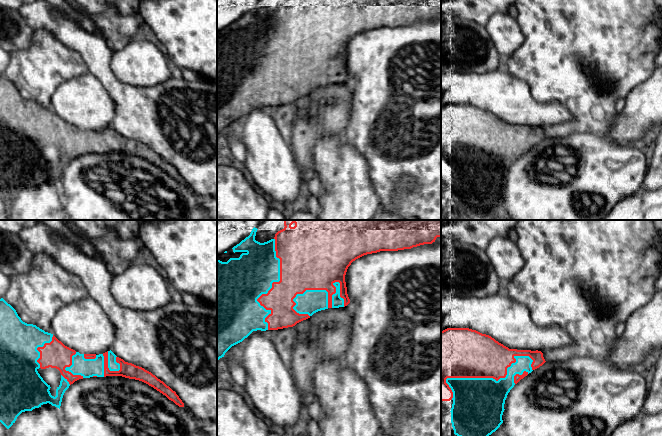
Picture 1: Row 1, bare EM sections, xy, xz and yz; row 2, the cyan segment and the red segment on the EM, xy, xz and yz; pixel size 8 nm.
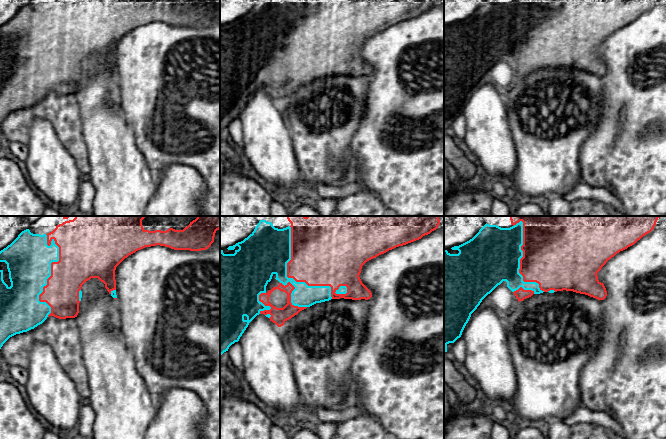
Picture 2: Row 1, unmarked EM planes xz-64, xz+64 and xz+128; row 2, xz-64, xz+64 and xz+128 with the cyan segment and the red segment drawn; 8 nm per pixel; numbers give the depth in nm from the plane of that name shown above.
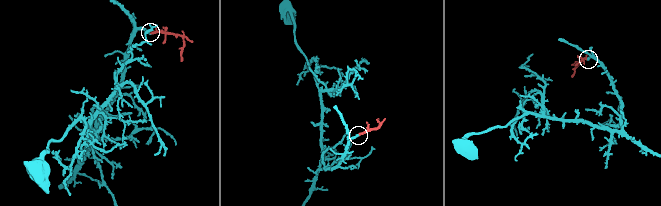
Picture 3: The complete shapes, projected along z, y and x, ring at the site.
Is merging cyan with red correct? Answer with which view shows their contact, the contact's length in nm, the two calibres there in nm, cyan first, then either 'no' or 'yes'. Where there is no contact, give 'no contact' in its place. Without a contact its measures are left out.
meets cyan in yz; contact 750 nm long; 420 nm thick on the cyan side, 400 nm on the other; yes

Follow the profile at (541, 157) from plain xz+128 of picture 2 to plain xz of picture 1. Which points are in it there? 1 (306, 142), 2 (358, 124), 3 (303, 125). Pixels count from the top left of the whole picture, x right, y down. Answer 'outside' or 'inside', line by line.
1: inside
2: outside
3: inside

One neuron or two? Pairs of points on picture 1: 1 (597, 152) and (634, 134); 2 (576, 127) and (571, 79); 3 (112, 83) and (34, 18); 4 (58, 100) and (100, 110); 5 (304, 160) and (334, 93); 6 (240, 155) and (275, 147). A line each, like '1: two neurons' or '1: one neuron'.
1: two neurons
2: one neuron
3: one neuron
4: one neuron
5: one neuron
6: two neurons

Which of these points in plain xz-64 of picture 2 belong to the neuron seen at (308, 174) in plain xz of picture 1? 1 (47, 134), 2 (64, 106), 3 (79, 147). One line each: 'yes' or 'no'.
1: no
2: yes
3: yes

